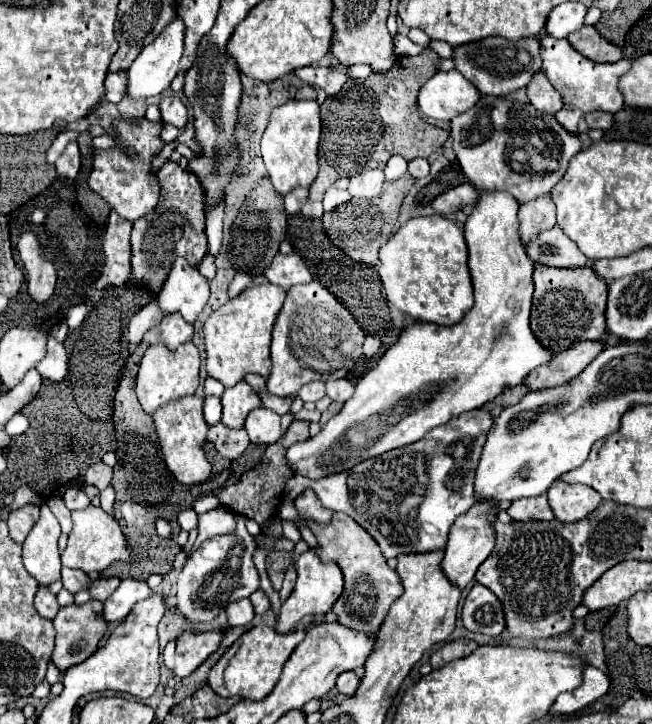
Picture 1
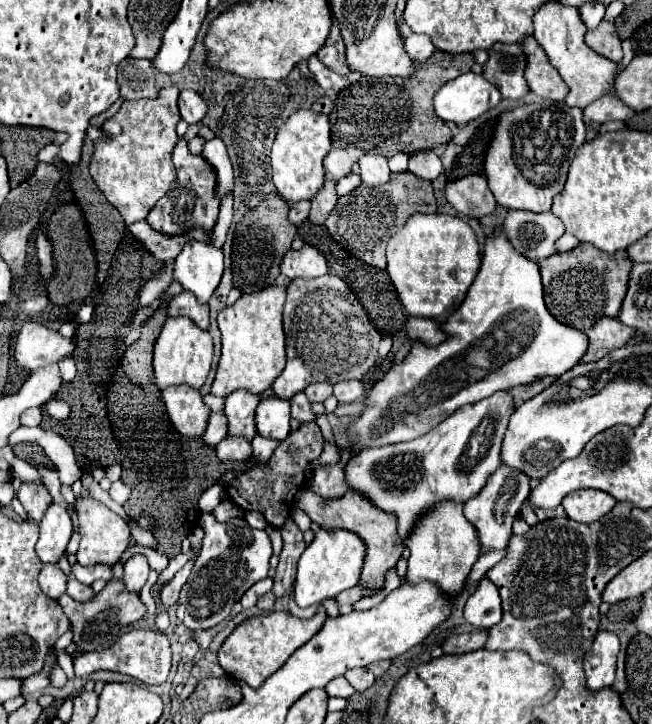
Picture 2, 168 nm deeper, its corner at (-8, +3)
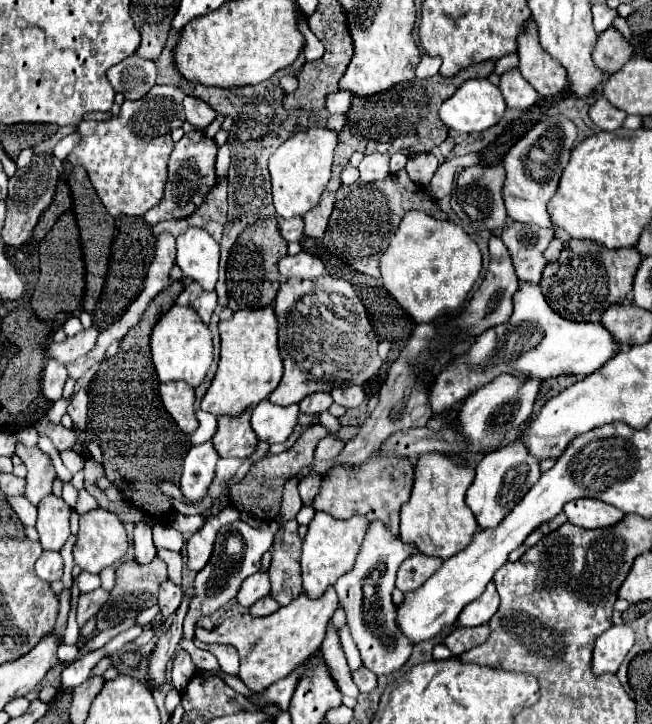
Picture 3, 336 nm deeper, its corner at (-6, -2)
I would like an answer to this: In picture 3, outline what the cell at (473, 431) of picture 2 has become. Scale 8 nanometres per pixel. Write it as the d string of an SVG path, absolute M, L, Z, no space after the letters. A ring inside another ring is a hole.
M500 374L498 378L494 378L494 382L488 382L486 386L470 394L458 410L458 420L460 420L458 432L470 440L470 452L462 452L460 458L476 466L478 454L488 454L492 450L498 450L502 446L504 434L530 418L540 384L542 384L540 378L520 380L510 374Z

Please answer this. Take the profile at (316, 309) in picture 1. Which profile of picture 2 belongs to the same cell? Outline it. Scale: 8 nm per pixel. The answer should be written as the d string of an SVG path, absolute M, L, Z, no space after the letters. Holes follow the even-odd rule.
M324 275L318 279L294 279L286 291L284 333L288 363L272 385L274 395L290 399L316 381L362 379L378 359L380 333L348 283L336 275Z

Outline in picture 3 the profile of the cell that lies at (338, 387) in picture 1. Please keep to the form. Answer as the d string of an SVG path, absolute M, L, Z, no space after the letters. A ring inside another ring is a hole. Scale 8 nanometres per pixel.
M346 386L346 388L338 388L338 390L332 390L330 392L334 402L344 406L344 408L358 408L366 394L364 394L364 388L362 386Z

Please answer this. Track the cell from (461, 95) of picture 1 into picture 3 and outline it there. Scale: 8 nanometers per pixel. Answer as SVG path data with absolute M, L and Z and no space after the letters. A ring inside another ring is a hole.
M468 80L454 92L454 96L450 96L440 106L440 120L456 132L472 134L492 128L502 118L504 110L506 110L506 102L498 86L494 86L490 80Z

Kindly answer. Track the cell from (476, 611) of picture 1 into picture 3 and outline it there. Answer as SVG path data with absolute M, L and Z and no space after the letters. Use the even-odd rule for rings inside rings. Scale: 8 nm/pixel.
M490 582L490 586L486 586L486 590L484 590L484 594L480 598L476 598L474 602L464 606L462 614L458 616L458 626L486 624L496 614L498 606L500 606L500 598L498 598L494 582Z

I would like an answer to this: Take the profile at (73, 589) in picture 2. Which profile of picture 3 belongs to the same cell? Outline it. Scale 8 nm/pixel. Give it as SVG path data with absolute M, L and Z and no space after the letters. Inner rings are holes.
M98 588L94 592L88 592L88 594L80 594L80 600L78 600L78 626L82 628L86 624L88 618L92 618L108 600L108 592Z

